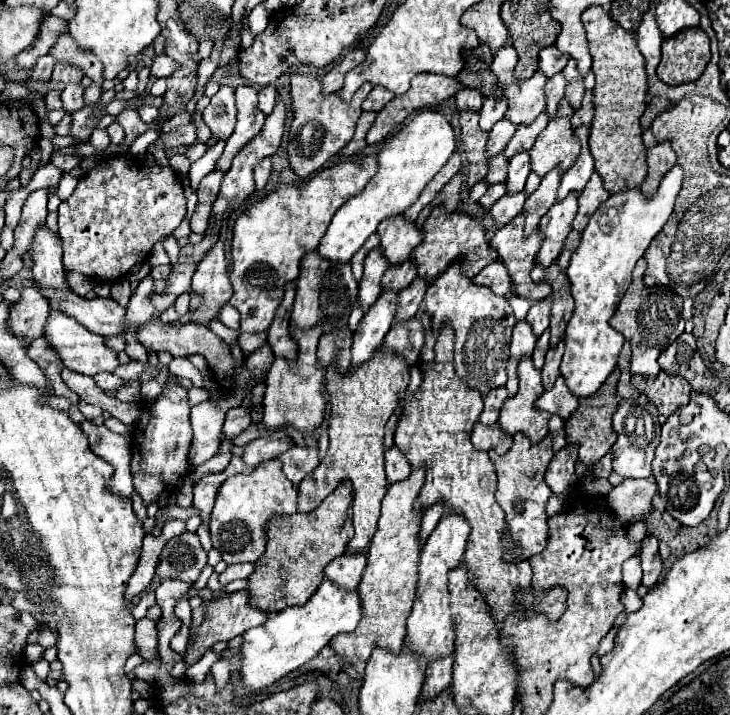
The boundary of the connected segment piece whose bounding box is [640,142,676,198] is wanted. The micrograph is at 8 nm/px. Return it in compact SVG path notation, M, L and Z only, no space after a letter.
M662 142L662 144L656 144L654 148L650 148L646 152L646 162L648 162L648 176L646 176L644 184L640 186L640 190L642 190L642 194L646 194L646 198L650 198L658 190L666 172L676 164L676 154L674 154L670 142Z

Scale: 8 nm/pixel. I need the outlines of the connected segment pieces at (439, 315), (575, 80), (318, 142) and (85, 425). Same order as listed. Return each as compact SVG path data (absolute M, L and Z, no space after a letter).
M460 264L446 268L434 282L430 282L430 286L426 290L426 296L424 296L424 302L418 308L416 318L424 326L424 346L420 350L420 364L432 360L436 338L438 338L442 326L450 324L454 328L454 336L456 336L456 344L454 344L454 370L456 370L458 378L462 378L470 388L478 390L482 396L486 396L492 388L500 388L500 386L506 384L506 362L510 358L508 346L510 346L510 338L512 338L512 328L516 324L514 312L512 312L512 308L510 308L506 298L496 296L486 286L474 286L474 282L460 272Z
M570 58L570 62L566 64L566 68L562 70L564 78L566 78L566 100L570 102L572 110L576 112L582 104L582 96L584 96L584 84L582 84L582 74L578 74L576 70L576 62Z
M292 74L290 84L290 98L292 98L292 124L290 124L290 140L288 140L288 162L290 168L298 174L298 178L306 178L312 172L320 170L338 150L350 142L354 136L354 126L362 114L362 102L372 90L368 84L354 94L350 104L344 104L338 94L322 96L320 80L306 76L306 74Z
M90 420L80 422L80 430L88 436L90 448L100 458L106 458L114 466L114 478L110 480L110 490L118 494L126 494L126 498L132 496L132 472L130 472L130 460L132 460L132 446L126 442L124 436L110 432L106 426L96 426Z

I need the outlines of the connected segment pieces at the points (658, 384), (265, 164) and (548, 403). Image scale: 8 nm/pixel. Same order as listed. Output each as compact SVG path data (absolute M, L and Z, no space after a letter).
M660 372L658 378L646 378L646 376L632 376L632 386L648 398L650 404L658 408L662 416L674 414L680 406L690 402L690 384L682 376L672 376L666 372Z
M264 158L258 166L256 166L256 172L254 172L254 180L256 180L256 188L262 190L268 182L268 176L270 176L270 170L272 170L272 162L270 158Z
M560 376L560 378L556 380L554 388L552 388L552 390L546 390L546 392L538 398L538 402L536 402L538 410L546 410L546 412L550 412L550 414L558 414L558 416L564 418L564 420L570 420L572 412L578 408L578 398L574 398L574 394L570 394L570 390L568 390L564 384L566 384L566 382L564 382L564 378Z

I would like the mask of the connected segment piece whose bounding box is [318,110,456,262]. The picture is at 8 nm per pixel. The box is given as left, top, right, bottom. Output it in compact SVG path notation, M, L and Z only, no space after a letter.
M432 110L418 112L408 126L404 126L390 144L376 156L378 172L366 184L362 194L352 196L332 218L324 238L318 246L318 256L332 262L350 262L350 258L362 248L362 244L372 236L384 218L404 214L424 186L438 174L446 160L456 150L454 128L446 118Z

